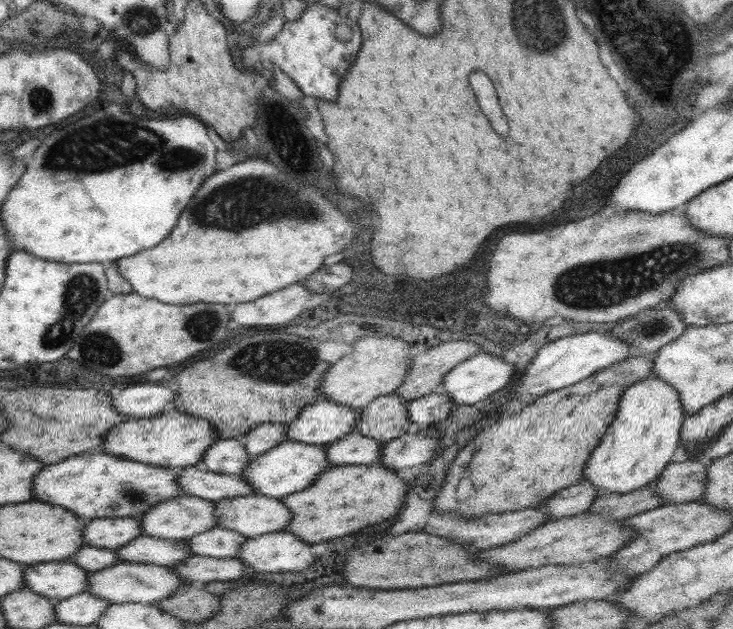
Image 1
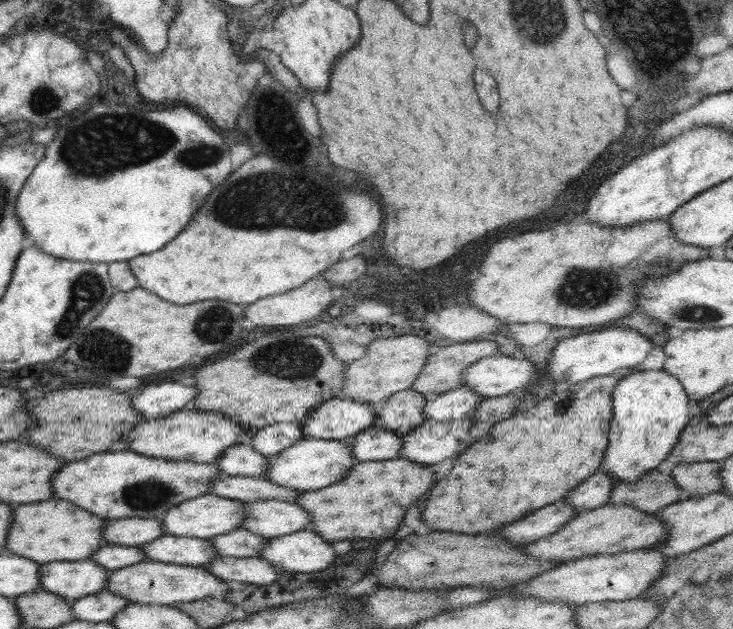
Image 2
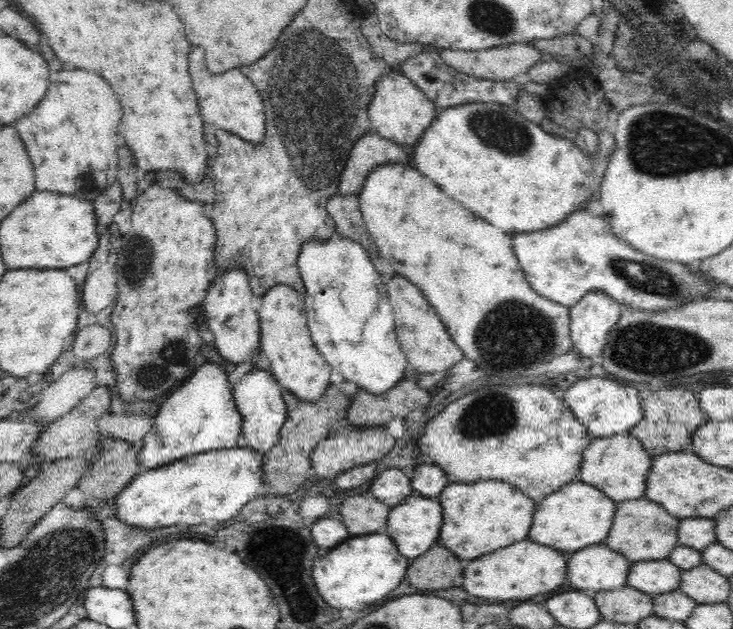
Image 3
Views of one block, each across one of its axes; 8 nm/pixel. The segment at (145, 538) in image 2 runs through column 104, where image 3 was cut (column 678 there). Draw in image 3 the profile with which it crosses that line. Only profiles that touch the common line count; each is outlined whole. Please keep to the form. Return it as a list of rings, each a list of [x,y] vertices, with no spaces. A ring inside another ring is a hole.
[[[711,518],[681,519],[678,527],[680,545],[701,551],[709,544],[716,543],[715,524]]]

